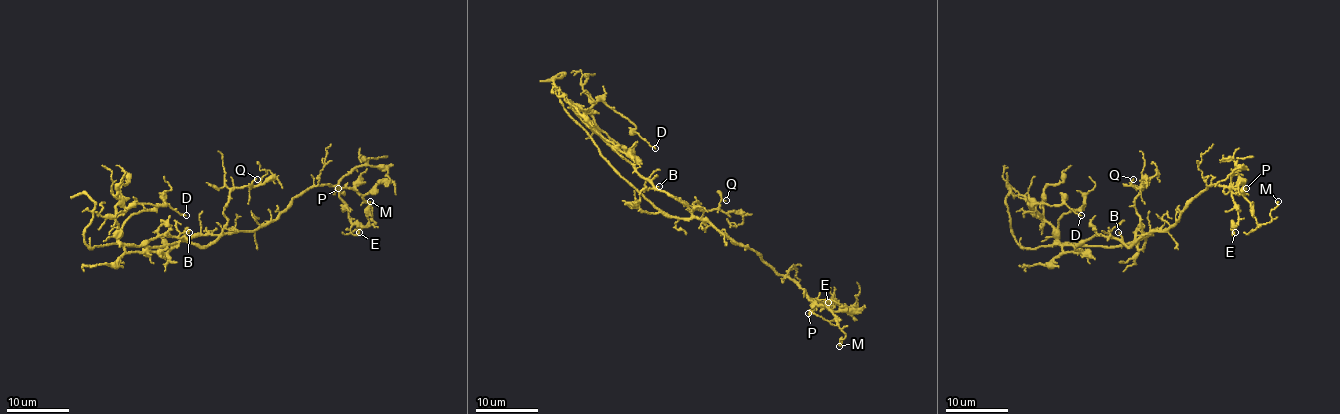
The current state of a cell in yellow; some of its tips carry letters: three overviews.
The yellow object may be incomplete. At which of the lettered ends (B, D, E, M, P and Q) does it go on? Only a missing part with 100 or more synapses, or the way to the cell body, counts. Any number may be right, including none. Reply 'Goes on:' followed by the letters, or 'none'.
Goes on: none

